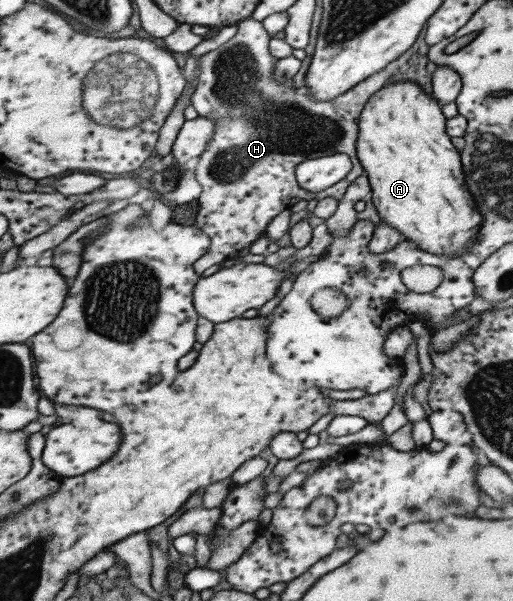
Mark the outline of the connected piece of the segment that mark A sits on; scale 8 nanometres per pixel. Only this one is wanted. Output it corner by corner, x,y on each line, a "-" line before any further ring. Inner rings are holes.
413,81
389,83
371,95
361,108
357,118
356,155
367,176
378,217
402,233
405,240
413,242
417,249
448,259
468,252
466,249
474,242
481,219
465,189
461,158
444,130
445,120
438,101
431,94
423,93

